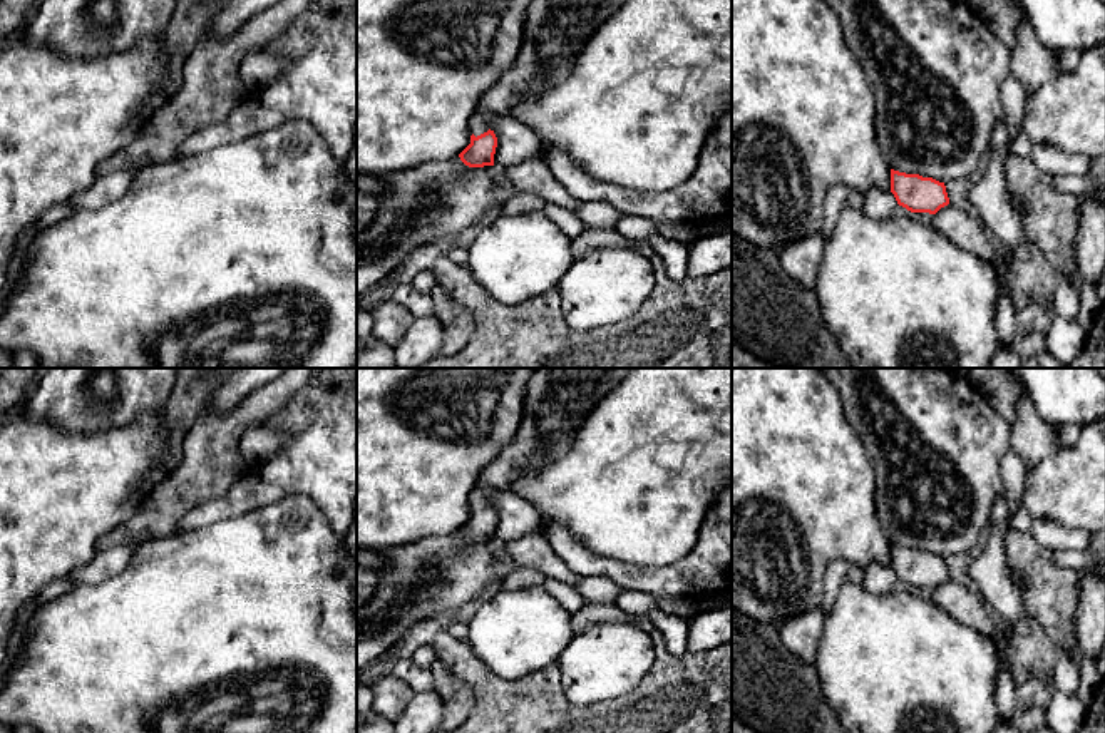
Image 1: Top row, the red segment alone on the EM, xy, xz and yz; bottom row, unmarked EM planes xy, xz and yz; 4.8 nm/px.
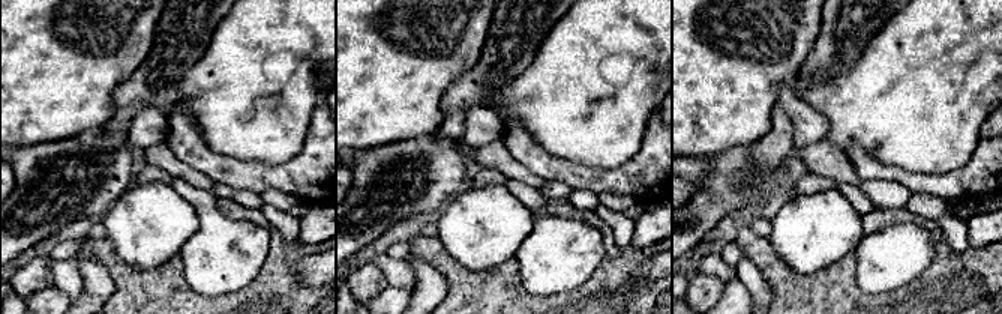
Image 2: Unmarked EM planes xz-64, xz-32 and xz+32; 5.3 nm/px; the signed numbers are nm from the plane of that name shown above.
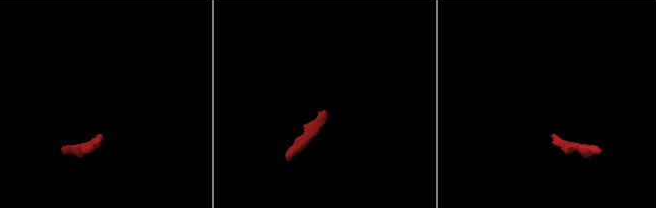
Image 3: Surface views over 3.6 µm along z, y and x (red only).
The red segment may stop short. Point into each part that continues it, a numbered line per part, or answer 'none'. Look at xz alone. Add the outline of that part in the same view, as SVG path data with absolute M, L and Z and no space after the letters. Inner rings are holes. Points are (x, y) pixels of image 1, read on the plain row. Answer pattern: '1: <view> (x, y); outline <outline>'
1: xz (558, 400); outline M537 368L527 385L514 440L479 475L470 510L489 505L492 490L511 490L517 479L561 459L598 402L631 368Z

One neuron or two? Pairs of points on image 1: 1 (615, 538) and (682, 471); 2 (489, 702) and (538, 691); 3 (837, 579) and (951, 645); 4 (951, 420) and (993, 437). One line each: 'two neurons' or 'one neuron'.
1: one neuron
2: one neuron
3: two neurons
4: one neuron

